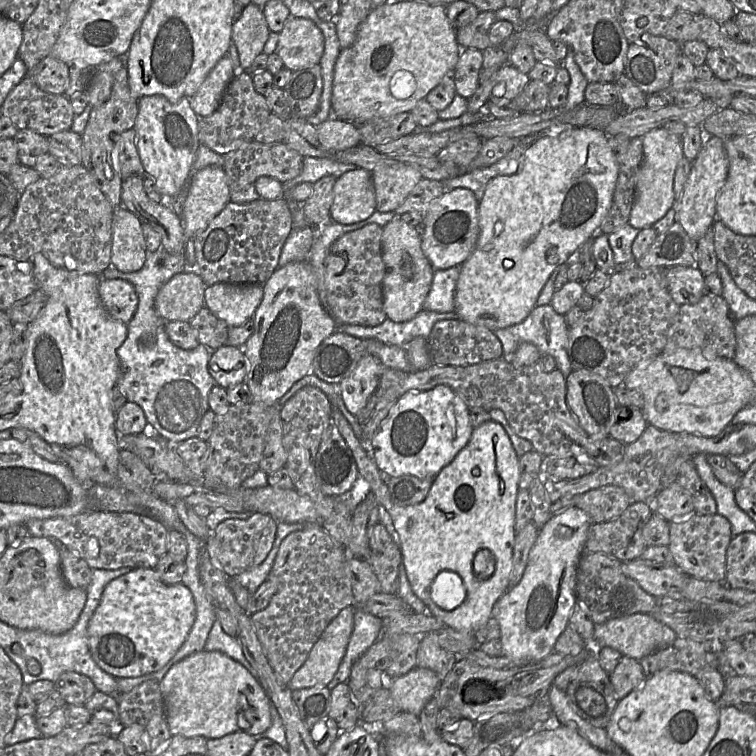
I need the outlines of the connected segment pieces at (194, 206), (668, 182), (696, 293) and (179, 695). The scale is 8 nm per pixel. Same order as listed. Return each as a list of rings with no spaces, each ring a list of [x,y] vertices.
[[[208,166],[191,178],[181,216],[187,239],[204,231],[230,201],[230,188],[224,167]]]
[[[663,127],[655,128],[642,136],[643,160],[637,172],[635,196],[629,224],[636,229],[653,227],[674,204],[674,176],[679,161],[684,158],[682,137]]]
[[[695,266],[661,268],[667,289],[678,305],[695,304],[707,293],[703,274]]]
[[[199,651],[174,664],[160,681],[172,736],[217,739],[231,733],[261,737],[271,726],[271,706],[259,682],[239,662],[219,651]]]

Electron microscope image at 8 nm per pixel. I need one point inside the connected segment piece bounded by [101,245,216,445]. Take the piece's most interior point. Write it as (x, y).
(171, 385)

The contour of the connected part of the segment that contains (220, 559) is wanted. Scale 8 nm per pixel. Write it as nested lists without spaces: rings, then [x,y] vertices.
[[[251,513],[247,519],[226,519],[205,540],[205,547],[212,564],[234,577],[246,570],[260,565],[270,552],[276,536],[277,521],[267,514]]]

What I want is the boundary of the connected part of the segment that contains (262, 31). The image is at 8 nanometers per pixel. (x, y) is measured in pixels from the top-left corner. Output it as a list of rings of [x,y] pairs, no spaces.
[[[250,2],[232,26],[232,41],[238,50],[242,70],[248,71],[255,57],[262,52],[269,33],[263,11]]]

